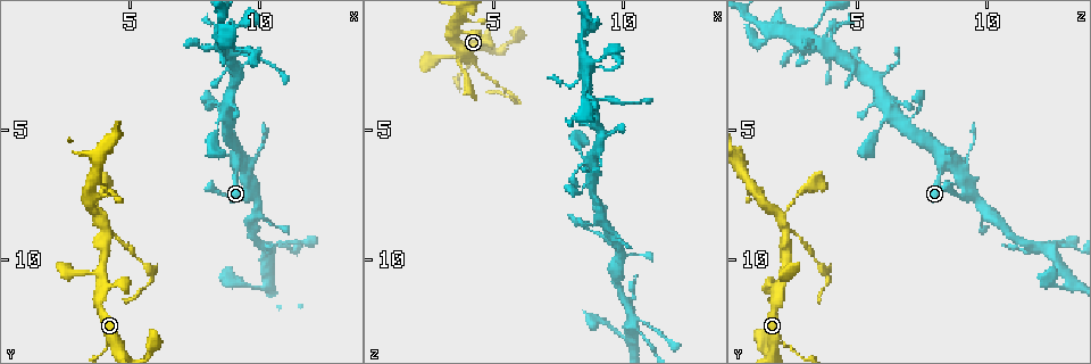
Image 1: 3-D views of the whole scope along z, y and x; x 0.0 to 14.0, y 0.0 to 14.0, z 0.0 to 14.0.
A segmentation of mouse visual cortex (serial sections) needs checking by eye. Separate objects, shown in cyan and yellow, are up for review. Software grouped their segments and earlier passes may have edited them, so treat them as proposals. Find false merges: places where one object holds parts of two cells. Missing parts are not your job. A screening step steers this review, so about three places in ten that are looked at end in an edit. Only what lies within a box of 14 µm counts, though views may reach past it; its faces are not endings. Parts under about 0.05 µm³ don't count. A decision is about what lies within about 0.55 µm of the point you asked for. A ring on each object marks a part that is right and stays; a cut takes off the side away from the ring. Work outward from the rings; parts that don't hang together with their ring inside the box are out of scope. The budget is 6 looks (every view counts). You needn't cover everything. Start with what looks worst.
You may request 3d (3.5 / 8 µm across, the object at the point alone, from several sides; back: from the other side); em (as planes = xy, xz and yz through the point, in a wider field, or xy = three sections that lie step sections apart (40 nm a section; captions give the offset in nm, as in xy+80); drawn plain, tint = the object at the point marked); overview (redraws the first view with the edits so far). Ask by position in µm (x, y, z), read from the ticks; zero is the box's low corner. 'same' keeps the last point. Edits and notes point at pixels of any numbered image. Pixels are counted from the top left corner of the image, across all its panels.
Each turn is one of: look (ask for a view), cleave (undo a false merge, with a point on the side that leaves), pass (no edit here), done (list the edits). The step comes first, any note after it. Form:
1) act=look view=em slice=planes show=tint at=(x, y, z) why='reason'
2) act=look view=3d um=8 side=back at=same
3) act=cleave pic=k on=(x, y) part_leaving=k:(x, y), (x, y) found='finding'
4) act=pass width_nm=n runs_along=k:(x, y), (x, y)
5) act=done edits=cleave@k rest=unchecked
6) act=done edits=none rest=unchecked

act=look view=3d um=8 at=(4.5, 11.0, 1.6) why='sharp bend'

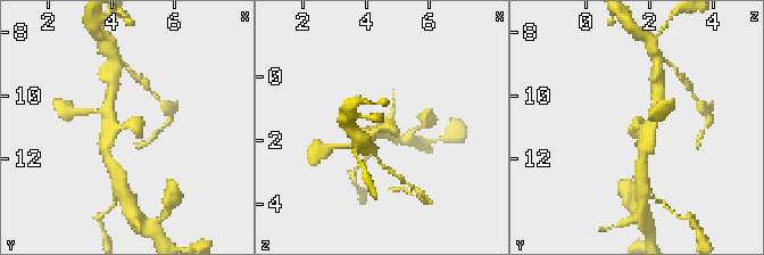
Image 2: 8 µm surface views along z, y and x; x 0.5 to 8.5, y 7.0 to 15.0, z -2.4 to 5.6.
act=look view=3d um=3.5 at=(4.4, 10.9, 1.6)

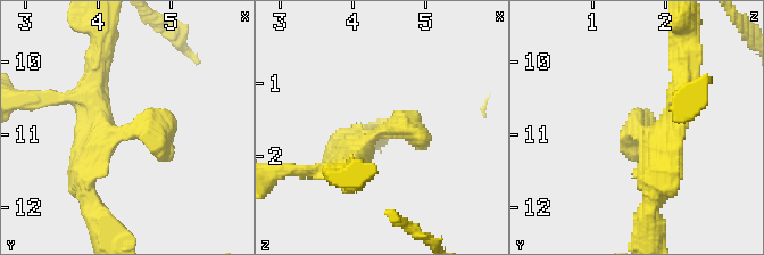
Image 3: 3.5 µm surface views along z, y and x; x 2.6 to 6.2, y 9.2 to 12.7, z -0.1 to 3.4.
act=look view=em slice=xy step=3 show=tint at=(4.40, 11.00, 1.65)

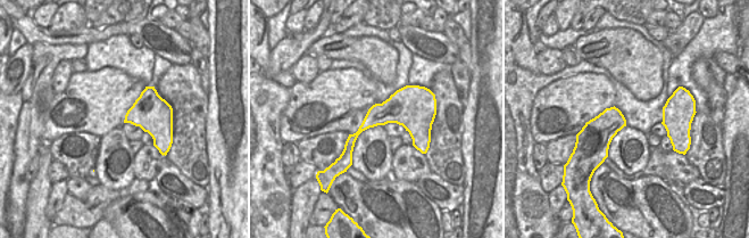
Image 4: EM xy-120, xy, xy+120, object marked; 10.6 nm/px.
act=pass runs_along=3:(84, 181), (98, 146), (136, 129), (172, 159) found='all the same cell'

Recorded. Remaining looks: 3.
act=look view=3d um=3.5 side=back at=(4.2, 8.8, 2.4) why='two arms in line, one across'

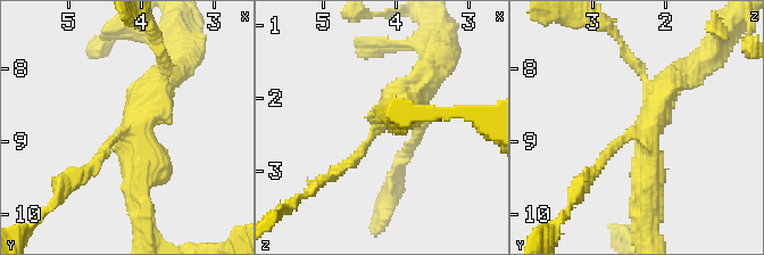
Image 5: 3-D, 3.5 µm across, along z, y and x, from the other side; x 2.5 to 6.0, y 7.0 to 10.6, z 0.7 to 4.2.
act=look view=em slice=xy step=1 show=tint at=(4.30, 8.85, 2.50) arms=3 arm_widths_nm=150,400,400 why='need the tissue'

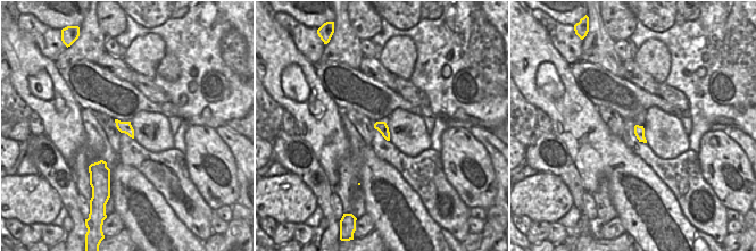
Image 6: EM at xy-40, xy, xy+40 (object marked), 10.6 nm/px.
act=cleave pic=5 on=(94, 164) found='two cells meet here'

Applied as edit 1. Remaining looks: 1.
act=done edits=cleave@5 rest=unchecked

